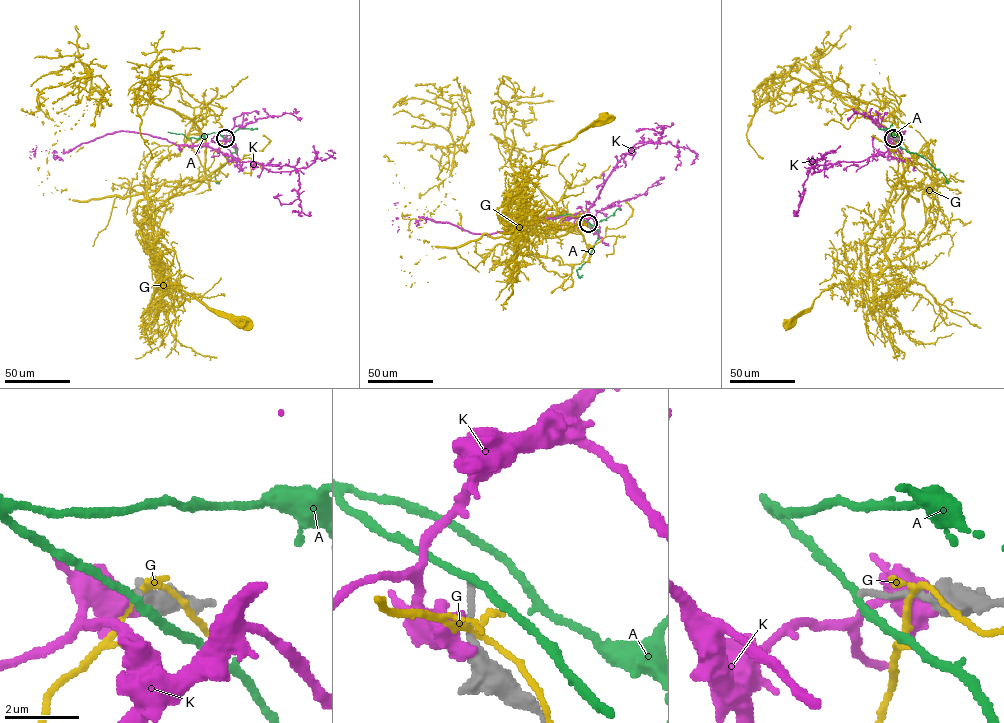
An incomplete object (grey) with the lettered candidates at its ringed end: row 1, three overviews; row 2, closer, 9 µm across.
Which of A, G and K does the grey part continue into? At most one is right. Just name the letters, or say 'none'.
none

